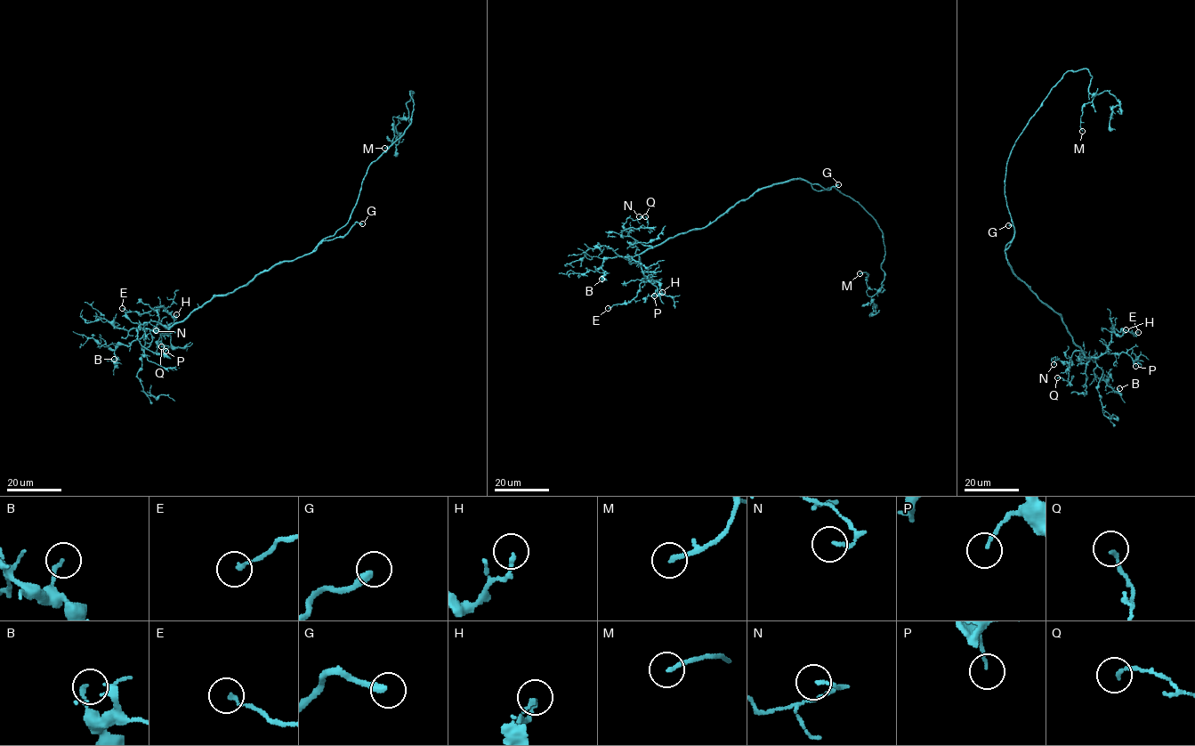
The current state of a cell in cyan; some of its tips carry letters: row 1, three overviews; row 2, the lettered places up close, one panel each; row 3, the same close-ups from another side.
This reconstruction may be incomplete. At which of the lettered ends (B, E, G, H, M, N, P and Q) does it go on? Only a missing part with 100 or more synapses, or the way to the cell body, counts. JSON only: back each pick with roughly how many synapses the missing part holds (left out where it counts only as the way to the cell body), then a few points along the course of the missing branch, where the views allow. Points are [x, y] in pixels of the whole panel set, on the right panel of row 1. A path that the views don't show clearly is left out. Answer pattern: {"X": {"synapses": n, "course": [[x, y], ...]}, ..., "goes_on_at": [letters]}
{"G": {"course": [[1008, 225], [1005, 226], [1000, 209]]}, "goes_on_at": ["G"]}

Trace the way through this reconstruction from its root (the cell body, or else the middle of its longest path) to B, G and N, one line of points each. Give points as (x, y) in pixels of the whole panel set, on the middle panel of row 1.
B: (804, 180), (794, 178), (758, 189), (705, 227), (676, 234), (629, 259), (606, 258), (601, 279)
G: (804, 180), (829, 190), (838, 184)
N: (804, 180), (794, 178), (758, 189), (705, 227), (653, 247), (637, 241), (624, 229), (628, 217), (639, 216)

